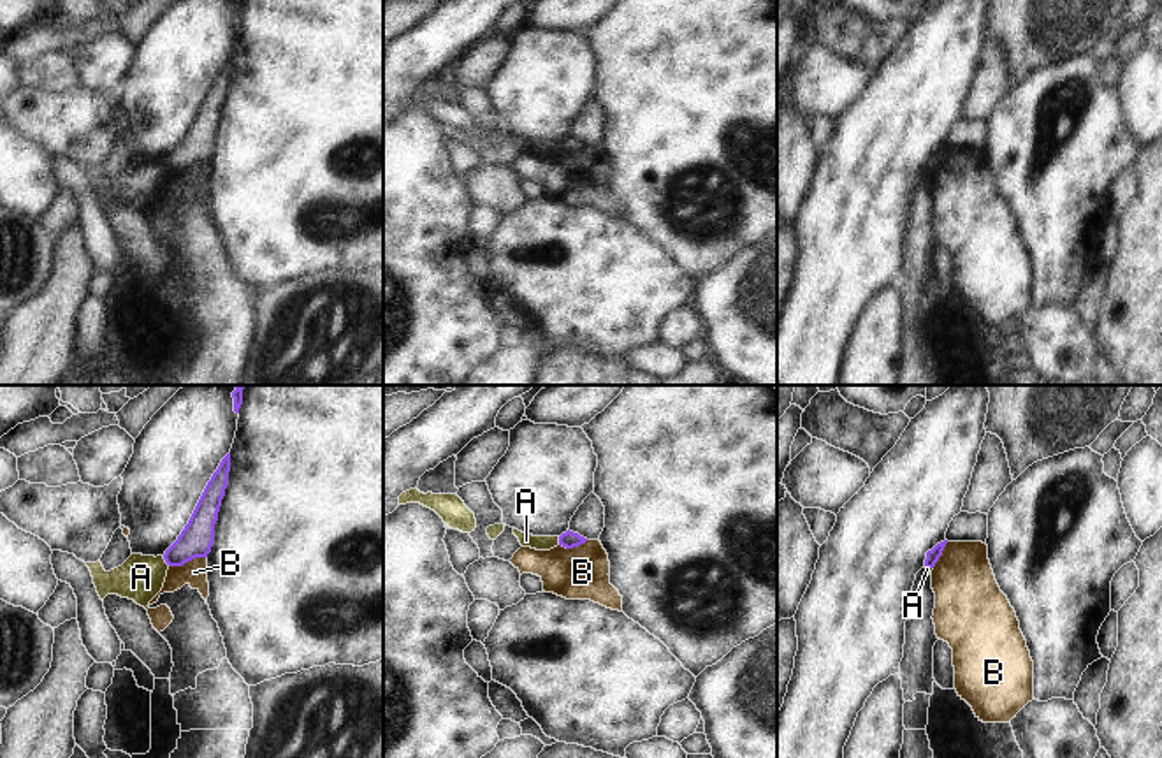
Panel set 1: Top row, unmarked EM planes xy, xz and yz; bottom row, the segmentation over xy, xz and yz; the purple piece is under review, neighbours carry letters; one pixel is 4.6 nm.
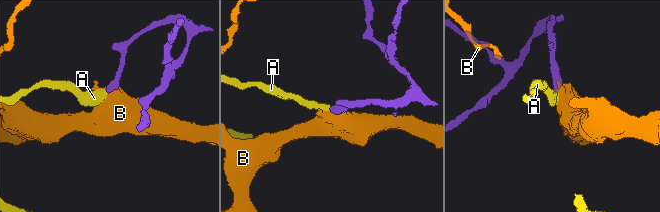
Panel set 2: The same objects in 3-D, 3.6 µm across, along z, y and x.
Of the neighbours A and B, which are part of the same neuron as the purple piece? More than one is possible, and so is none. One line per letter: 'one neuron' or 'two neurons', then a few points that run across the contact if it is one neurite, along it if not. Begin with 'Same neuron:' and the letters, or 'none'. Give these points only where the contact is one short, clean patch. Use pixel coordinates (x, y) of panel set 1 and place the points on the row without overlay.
Same neuron: none
A: two neurons | xy (162, 162), (169, 171)
B: two neurons | xy (206, 162), (196, 162), (181, 171), (169, 173)

